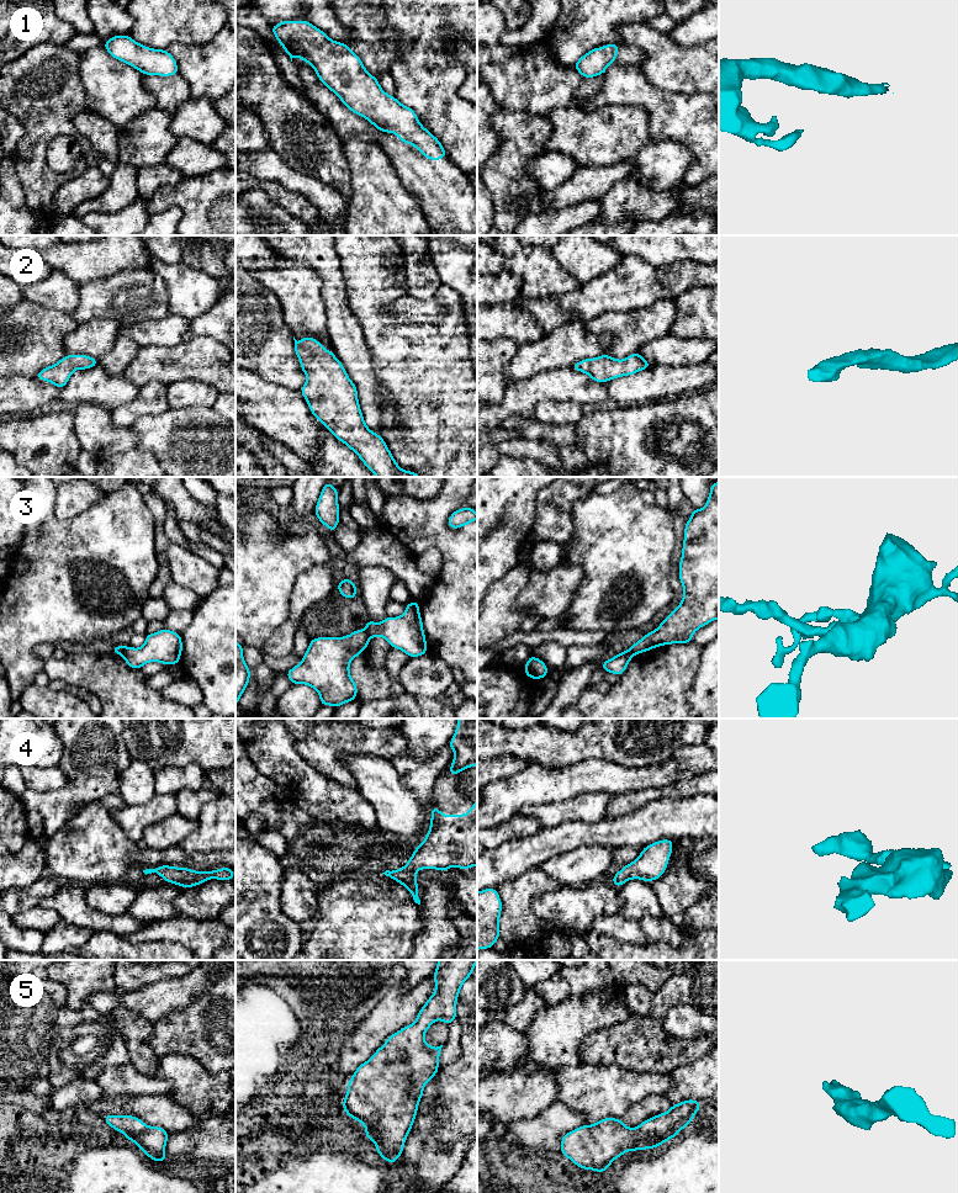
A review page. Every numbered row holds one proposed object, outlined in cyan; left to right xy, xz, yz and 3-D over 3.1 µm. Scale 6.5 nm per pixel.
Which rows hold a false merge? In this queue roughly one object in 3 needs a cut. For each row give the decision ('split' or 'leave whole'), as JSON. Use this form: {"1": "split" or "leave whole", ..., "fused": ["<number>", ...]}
{"1": "leave whole", "2": "leave whole", "3": "split", "4": "leave whole", "5": "leave whole", "fused": ["3"]}

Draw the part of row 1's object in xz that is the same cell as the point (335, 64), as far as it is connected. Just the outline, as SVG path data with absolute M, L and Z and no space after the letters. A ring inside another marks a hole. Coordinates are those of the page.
M305 20L282 21L270 27L270 30L291 58L291 62L293 57L297 57L311 64L318 79L351 112L366 118L382 133L395 133L401 142L414 145L427 159L439 161L441 157L448 157L439 139L420 124L416 112L397 101L395 96L387 95L381 89L377 78L367 73L361 59L348 44L332 41L323 31Z

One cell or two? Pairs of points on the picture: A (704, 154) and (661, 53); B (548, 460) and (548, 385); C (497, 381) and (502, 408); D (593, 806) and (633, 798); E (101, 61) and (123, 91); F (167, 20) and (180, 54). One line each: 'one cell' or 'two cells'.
A: two cells
B: two cells
C: two cells
D: two cells
E: one cell
F: two cells

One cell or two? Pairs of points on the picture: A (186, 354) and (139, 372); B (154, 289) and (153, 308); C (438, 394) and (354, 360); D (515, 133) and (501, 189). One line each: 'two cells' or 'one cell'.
A: one cell
B: one cell
C: two cells
D: one cell

